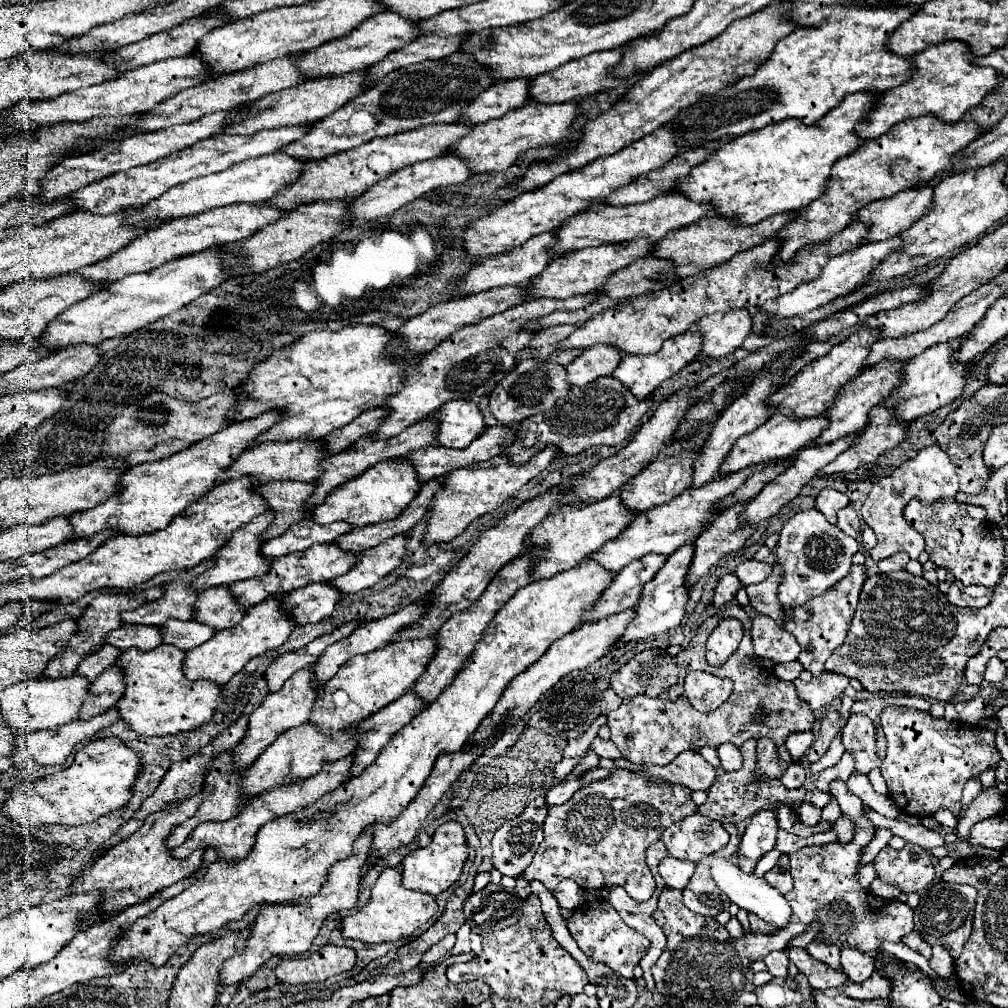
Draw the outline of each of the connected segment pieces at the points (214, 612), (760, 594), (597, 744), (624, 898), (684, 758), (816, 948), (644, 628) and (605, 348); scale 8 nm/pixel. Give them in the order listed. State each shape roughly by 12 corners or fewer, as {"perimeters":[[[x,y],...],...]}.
{"perimeters":[[[229,586],[207,588],[195,620],[215,630],[233,628],[247,608]],[[779,572],[745,586],[751,606],[779,618]],[[595,738],[591,748],[601,758],[619,758],[611,740]],[[609,888],[607,902],[651,946],[639,966],[647,988],[655,988],[651,966],[665,950],[665,934],[653,920],[657,892],[647,902]],[[693,750],[639,774],[707,790],[717,770]],[[819,940],[805,948],[831,970],[841,970],[839,946]],[[683,544],[645,584],[617,646],[681,624],[689,602]],[[611,344],[587,348],[567,366],[567,382],[585,386],[609,376],[623,352]]]}

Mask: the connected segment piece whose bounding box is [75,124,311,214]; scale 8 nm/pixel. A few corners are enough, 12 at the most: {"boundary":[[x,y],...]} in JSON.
{"boundary":[[311,124],[217,134],[75,192],[75,210],[143,206],[187,180],[279,152]]}

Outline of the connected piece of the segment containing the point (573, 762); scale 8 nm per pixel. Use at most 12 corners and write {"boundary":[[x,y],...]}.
{"boundary":[[583,756],[563,758],[555,764],[555,778],[563,780]]}

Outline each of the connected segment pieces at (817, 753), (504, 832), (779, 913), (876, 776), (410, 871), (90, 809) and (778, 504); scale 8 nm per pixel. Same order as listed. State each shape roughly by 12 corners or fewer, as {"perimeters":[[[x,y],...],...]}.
{"perimeters":[[[827,712],[807,762],[819,760],[839,732],[839,712]],[[537,796],[491,838],[493,864],[517,876],[543,842],[547,804]],[[711,860],[717,886],[739,908],[783,928],[791,906],[763,878]],[[879,768],[867,776],[877,794],[887,794],[887,786]],[[441,824],[403,858],[403,886],[439,896],[459,878],[467,842]],[[119,738],[15,786],[3,812],[25,828],[89,824],[123,808],[143,764]],[[859,432],[807,446],[751,500],[743,522],[779,512],[823,466],[855,444]]]}

